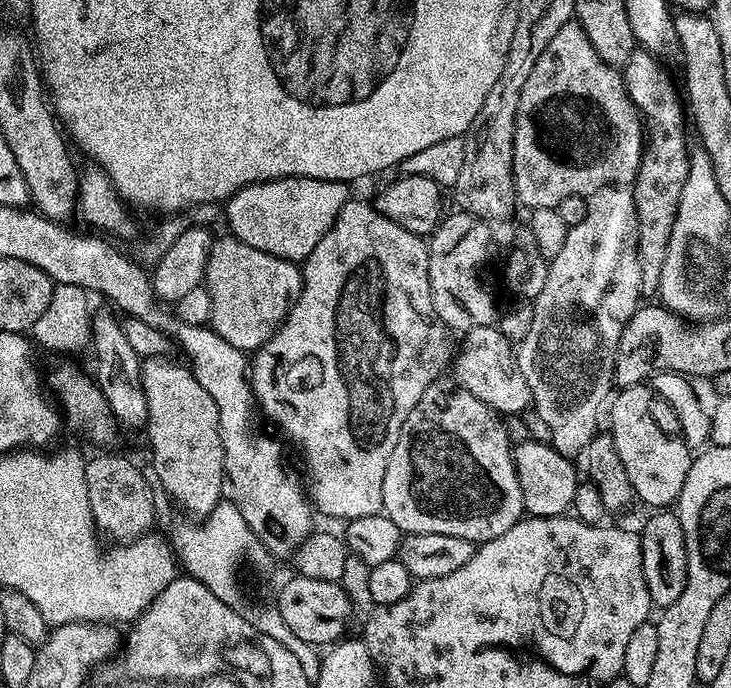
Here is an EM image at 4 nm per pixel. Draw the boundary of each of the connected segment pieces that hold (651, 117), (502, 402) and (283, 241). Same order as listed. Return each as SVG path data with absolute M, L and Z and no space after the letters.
M637 50L624 63L622 75L628 97L640 111L644 125L644 153L640 156L640 169L632 181L632 197L638 226L638 266L642 270L641 293L652 298L659 293L662 266L666 262L666 250L670 250L670 230L674 230L676 207L682 198L682 186L688 177L688 132L684 129L686 104L681 89L657 57Z
M478 326L469 328L463 333L464 341L459 341L458 351L454 356L454 379L461 388L474 394L482 402L495 408L497 413L524 414L532 408L530 386L522 378L519 366L516 365L517 349L513 341L502 334L496 326Z
M291 176L248 184L228 197L228 228L233 237L283 260L303 262L334 226L342 206L350 199L349 185L338 180Z

